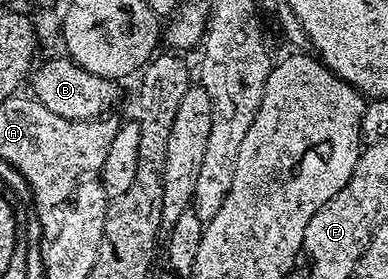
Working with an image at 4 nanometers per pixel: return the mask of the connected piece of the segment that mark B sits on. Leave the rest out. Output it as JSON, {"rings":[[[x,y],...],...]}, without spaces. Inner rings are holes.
{"rings":[[[61,54],[57,60],[48,60],[31,73],[31,95],[46,110],[58,114],[67,120],[97,120],[99,116],[111,113],[112,107],[120,100],[120,84],[114,80],[107,80],[98,74],[90,74],[82,70],[67,55]]]}

